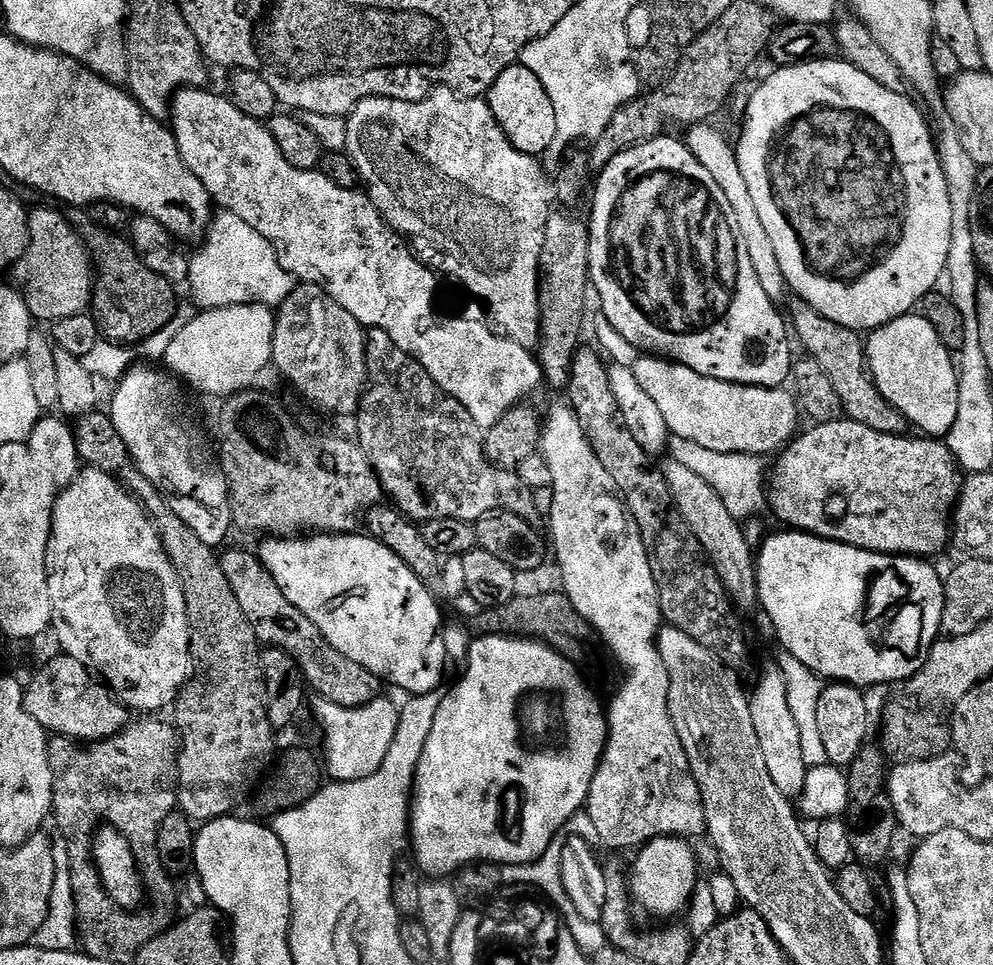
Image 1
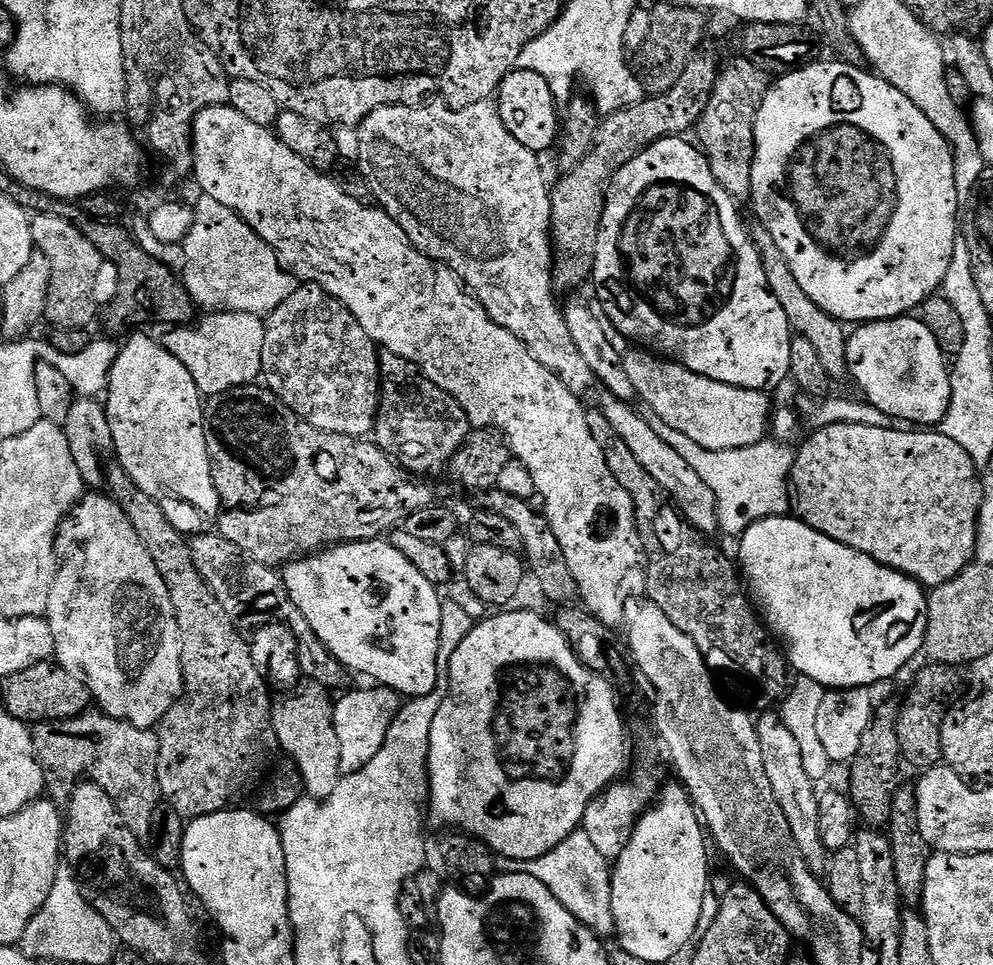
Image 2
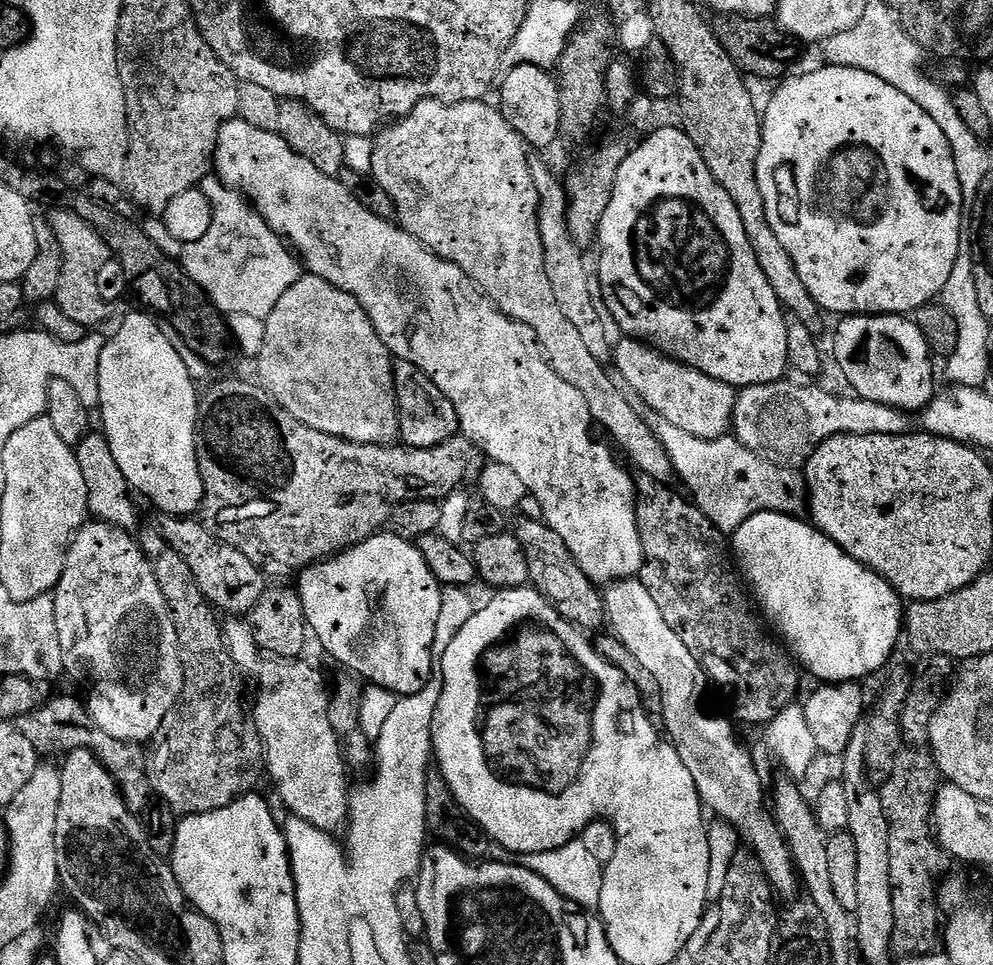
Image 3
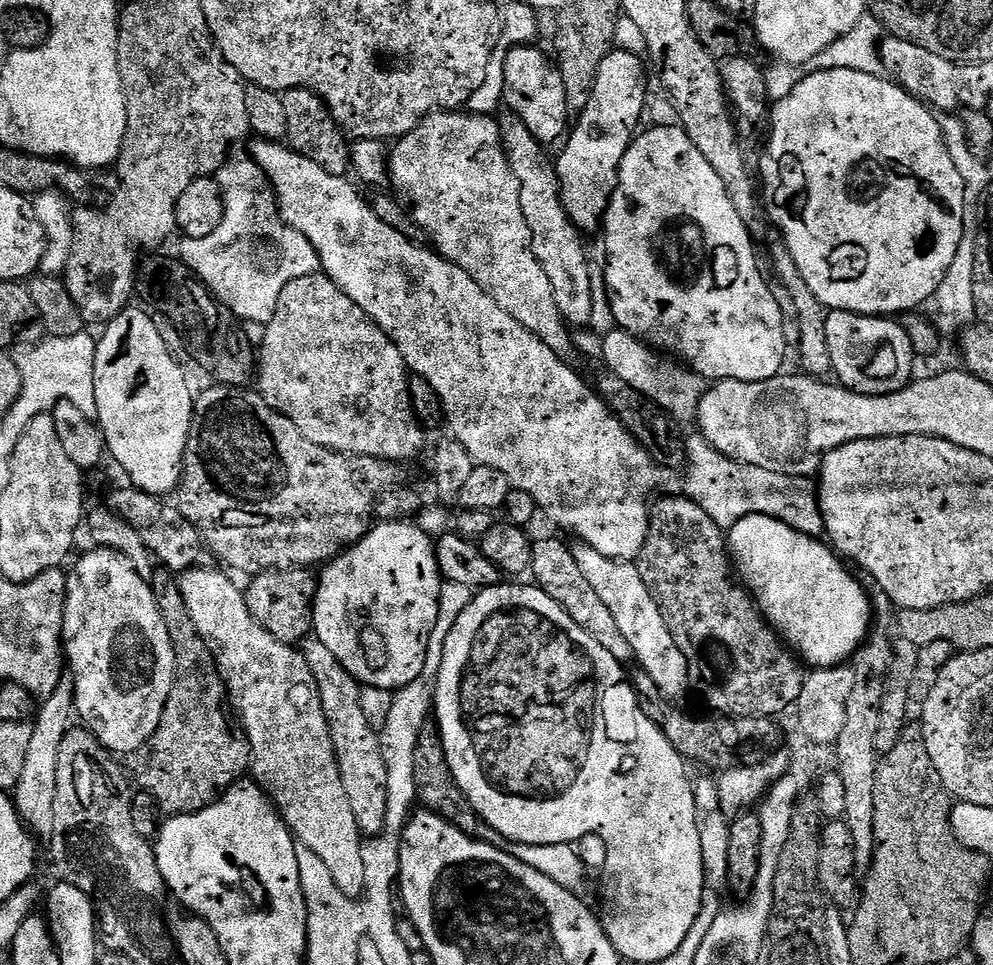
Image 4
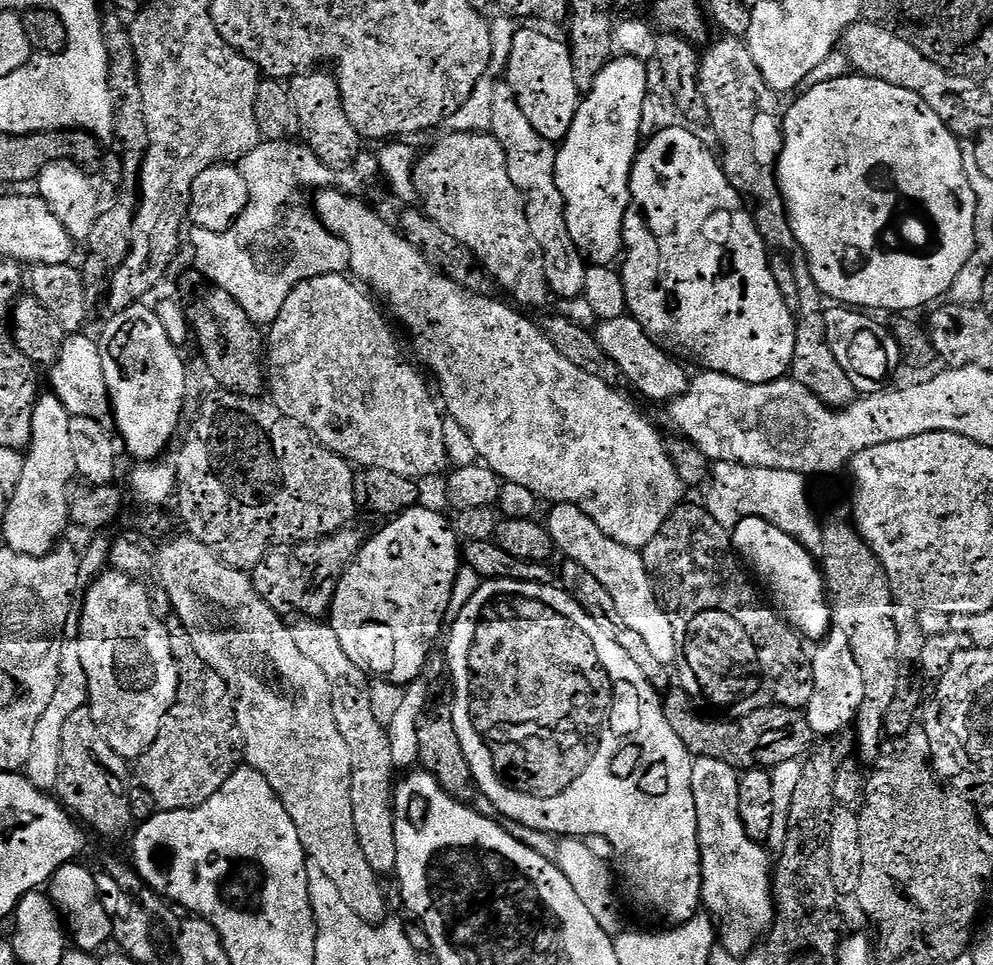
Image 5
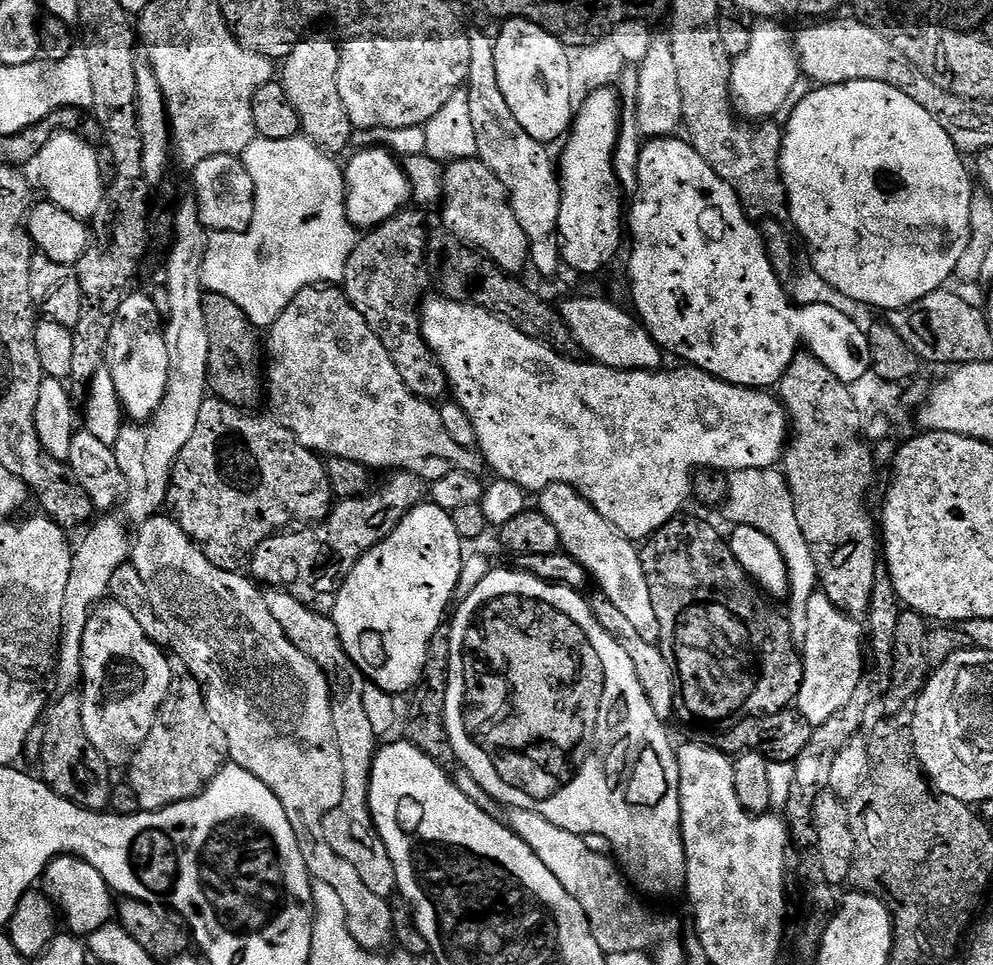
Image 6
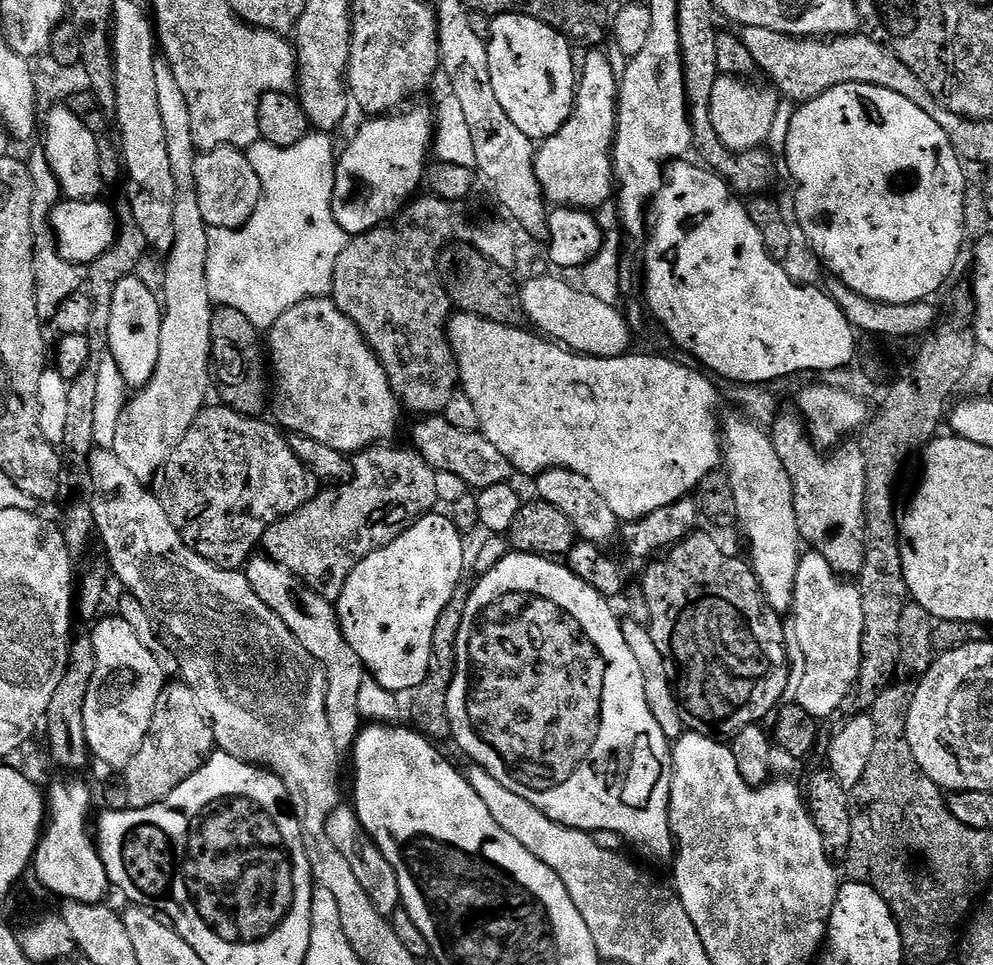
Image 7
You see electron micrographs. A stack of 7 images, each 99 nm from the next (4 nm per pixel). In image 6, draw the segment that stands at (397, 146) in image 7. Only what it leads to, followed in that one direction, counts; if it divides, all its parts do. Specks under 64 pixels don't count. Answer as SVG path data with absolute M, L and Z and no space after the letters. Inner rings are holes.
M364 148L344 168L344 205L350 222L358 230L371 230L396 216L412 200L412 187L404 165L384 148Z

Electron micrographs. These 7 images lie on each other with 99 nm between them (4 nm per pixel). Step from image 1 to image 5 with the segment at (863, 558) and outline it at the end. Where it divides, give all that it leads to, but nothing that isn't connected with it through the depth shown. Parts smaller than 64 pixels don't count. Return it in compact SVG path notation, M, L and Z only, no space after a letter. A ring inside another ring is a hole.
M761 517L744 518L731 529L730 535L733 549L742 557L743 563L745 560L756 571L757 578L764 583L763 591L766 596L768 591L767 599L777 613L805 641L823 641L826 636L824 630L830 626L829 605L826 603L825 580L813 556L790 534Z

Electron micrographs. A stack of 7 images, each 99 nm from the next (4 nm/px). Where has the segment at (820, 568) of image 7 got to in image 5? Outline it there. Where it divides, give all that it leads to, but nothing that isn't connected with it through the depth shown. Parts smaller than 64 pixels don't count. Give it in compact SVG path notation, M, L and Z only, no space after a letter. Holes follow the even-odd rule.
M832 634L819 645L820 648L810 656L812 669L812 693L808 699L806 715L808 725L816 738L836 738L853 723L859 700L862 698L861 675L850 652L846 638Z

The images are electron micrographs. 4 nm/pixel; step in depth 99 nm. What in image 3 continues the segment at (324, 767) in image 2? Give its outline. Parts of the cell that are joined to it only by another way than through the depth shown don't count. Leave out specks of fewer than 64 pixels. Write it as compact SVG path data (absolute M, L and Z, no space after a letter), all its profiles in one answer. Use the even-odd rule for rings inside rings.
M228 618L222 624L224 630L224 643L228 645L228 653L234 658L234 662L240 667L241 672L249 681L256 683L256 708L254 704L254 719L256 721L256 729L260 735L260 741L264 743L264 759L266 761L266 772L272 780L276 783L276 792L280 795L280 800L289 809L287 810L291 815L302 818L306 822L310 822L310 826L314 826L318 830L327 832L329 834L336 834L348 823L348 802L350 799L350 787L348 788L348 776L346 765L344 762L344 752L340 749L340 739L334 734L334 726L330 726L330 706L328 705L330 699L329 685L324 685L324 676L316 668L311 668L307 664L307 659L304 658L277 658L269 656L258 645L252 633L252 625L244 618Z

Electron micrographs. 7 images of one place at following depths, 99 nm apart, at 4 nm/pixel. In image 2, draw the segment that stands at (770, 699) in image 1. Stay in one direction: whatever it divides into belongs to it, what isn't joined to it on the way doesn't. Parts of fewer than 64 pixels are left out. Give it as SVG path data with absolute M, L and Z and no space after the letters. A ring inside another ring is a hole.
M772 712L756 720L758 730L758 747L762 750L762 767L766 769L766 779L774 790L774 798L778 806L782 806L782 814L786 814L786 822L790 822L790 832L802 858L810 866L810 870L820 874L827 869L830 853L822 842L822 830L818 826L820 817L820 796L816 792L817 785L810 778L806 762L802 762L802 746L798 746L798 738L790 734L783 719Z

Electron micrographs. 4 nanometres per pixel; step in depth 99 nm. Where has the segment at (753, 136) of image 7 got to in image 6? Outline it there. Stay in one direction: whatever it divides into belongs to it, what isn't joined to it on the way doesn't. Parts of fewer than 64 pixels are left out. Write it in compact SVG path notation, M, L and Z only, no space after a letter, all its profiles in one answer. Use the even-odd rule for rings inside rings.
M760 22L752 28L750 50L744 56L737 56L732 62L732 102L741 117L748 122L764 122L776 111L784 108L786 97L794 82L802 75L800 62L796 59L790 32L779 28L776 22Z

